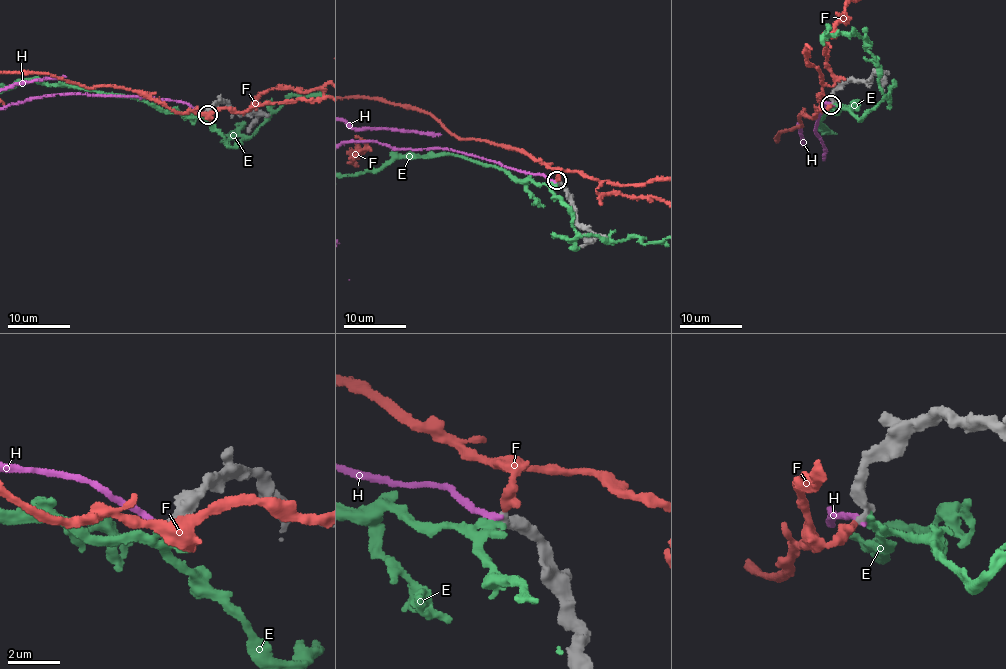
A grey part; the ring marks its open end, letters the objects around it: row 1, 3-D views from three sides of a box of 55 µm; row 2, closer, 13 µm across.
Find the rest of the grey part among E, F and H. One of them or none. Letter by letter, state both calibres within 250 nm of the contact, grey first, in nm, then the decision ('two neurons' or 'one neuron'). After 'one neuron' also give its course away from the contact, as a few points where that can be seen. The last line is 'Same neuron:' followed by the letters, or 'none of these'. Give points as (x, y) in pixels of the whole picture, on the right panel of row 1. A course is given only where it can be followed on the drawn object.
E: 480 nm thick on the grey side, 420 nm on the other; two neurons
F: 360 nm thick on the grey side, 400 nm on the other; one neuron
H: 420 nm thick on the grey side, 200 nm on the other; two neurons
Same neuron: F

